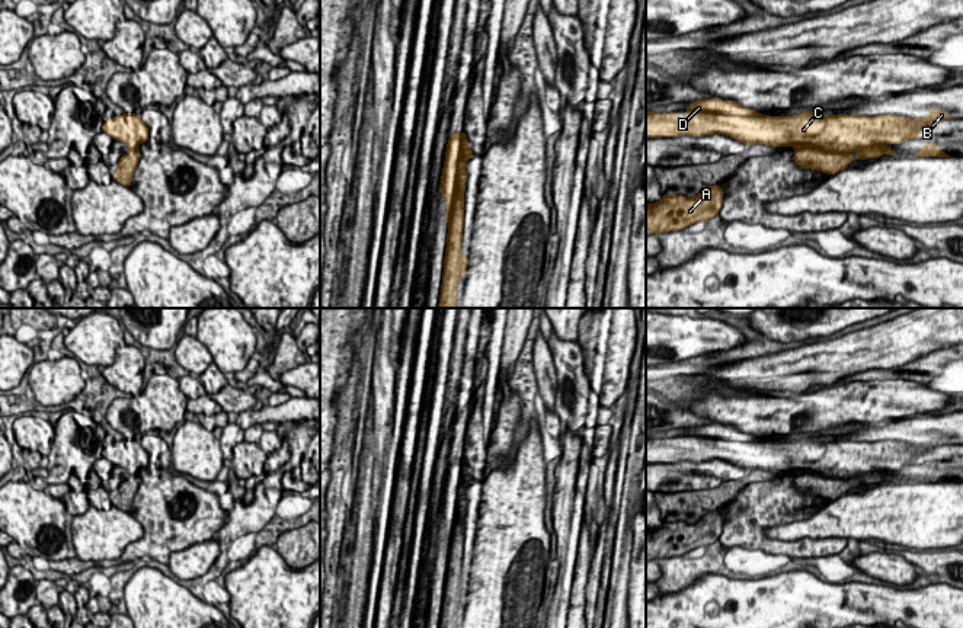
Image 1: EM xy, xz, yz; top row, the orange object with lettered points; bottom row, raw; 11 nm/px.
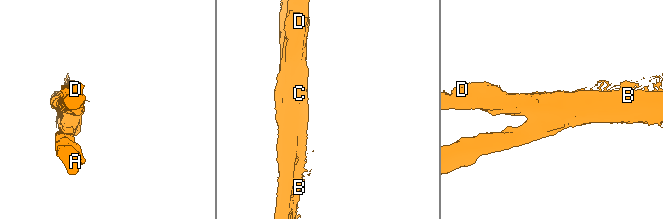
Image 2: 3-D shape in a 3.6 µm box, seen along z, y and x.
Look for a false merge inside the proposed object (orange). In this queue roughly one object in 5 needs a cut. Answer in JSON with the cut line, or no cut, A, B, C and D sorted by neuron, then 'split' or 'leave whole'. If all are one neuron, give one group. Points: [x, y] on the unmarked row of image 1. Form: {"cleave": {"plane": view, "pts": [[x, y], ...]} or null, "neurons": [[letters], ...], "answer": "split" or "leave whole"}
{"cleave": {"plane": "yz", "pts": [[796, 473], [819, 473], [826, 477], [848, 478]]}, "neurons": [["A"], ["B", "C", "D"]], "answer": "split"}

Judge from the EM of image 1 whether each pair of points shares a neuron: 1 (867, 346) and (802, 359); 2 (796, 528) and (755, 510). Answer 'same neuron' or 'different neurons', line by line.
1: same neuron
2: different neurons

